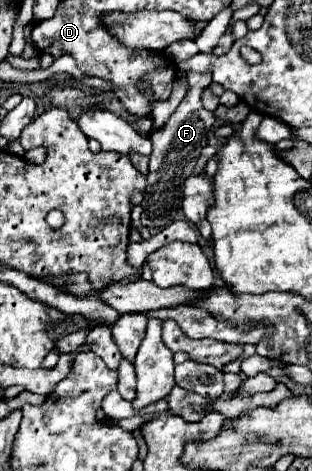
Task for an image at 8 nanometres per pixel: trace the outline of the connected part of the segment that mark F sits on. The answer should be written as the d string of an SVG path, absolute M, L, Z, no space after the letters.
M188 71L186 73L187 81L189 81L189 89L185 99L179 103L179 107L175 109L175 113L169 117L169 121L165 123L165 129L159 129L151 135L153 141L153 153L151 153L151 161L149 161L149 173L147 173L147 189L145 189L145 197L143 197L143 213L141 213L141 223L147 229L163 229L167 225L171 225L181 211L181 185L185 181L185 167L191 165L203 151L203 147L207 147L209 139L207 133L215 123L215 115L211 111L207 111L201 105L201 93L205 91L205 87L209 87L213 83L211 73L197 73Z

